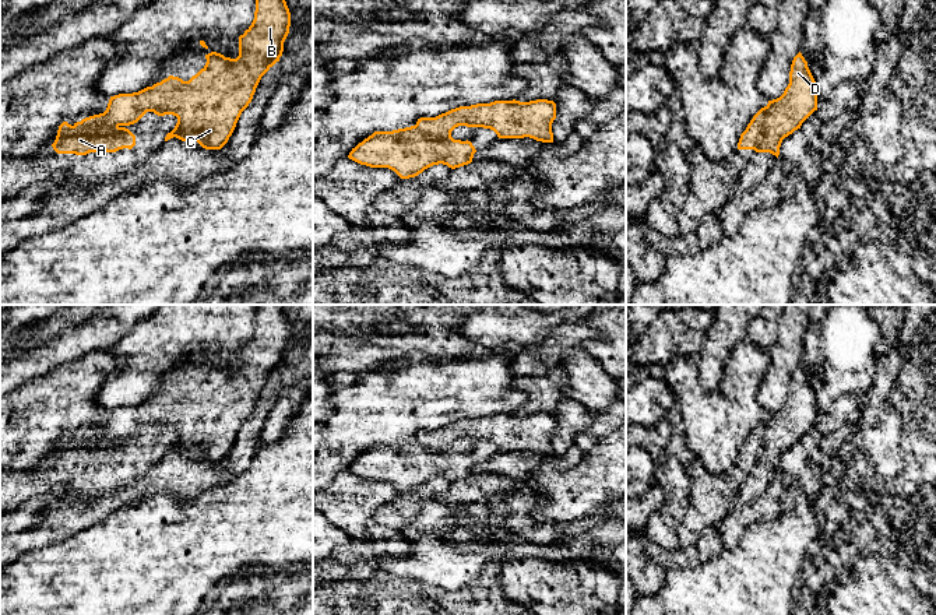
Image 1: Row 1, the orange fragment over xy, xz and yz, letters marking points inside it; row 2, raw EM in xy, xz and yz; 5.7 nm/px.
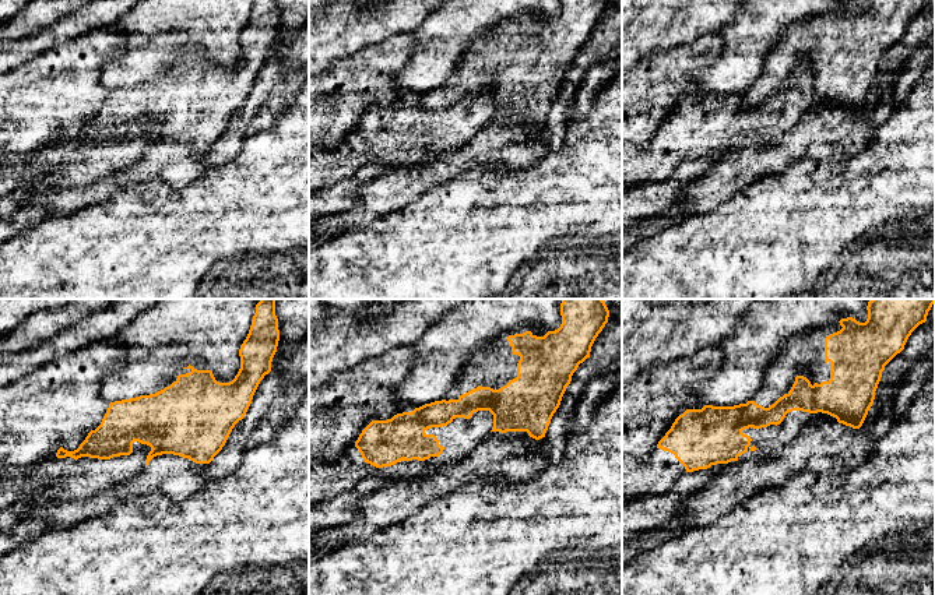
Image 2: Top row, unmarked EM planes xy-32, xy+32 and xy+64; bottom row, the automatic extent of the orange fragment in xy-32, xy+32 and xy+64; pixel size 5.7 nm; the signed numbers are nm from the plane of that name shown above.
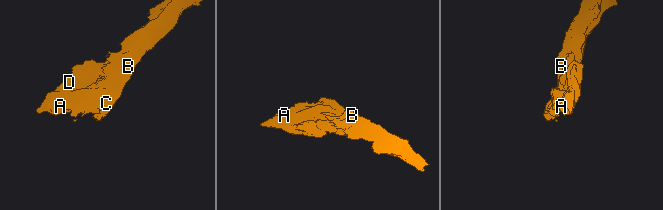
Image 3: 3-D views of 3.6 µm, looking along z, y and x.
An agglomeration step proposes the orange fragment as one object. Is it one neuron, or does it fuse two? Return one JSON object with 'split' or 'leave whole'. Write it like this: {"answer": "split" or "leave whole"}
{"answer": "split"}

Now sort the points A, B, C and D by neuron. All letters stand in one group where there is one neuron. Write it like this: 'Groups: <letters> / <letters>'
Groups: A D / B C

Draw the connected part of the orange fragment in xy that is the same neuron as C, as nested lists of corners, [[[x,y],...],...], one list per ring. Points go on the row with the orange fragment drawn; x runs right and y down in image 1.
[[[256,0],[254,20],[239,36],[236,59],[211,52],[205,55],[205,66],[189,81],[169,75],[138,92],[110,96],[105,115],[113,126],[117,143],[105,151],[131,150],[136,145],[136,136],[127,127],[137,123],[147,112],[177,117],[175,129],[166,134],[165,141],[173,137],[182,141],[196,140],[205,150],[221,150],[232,136],[242,112],[251,102],[261,77],[279,62],[289,27],[291,13],[285,0]]]

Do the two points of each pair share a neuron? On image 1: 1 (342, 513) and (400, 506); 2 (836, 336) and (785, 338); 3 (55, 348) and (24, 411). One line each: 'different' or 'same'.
1: different
2: different
3: different

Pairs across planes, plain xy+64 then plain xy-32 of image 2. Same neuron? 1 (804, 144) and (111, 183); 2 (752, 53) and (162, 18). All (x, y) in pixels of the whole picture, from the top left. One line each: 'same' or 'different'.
1: same
2: same

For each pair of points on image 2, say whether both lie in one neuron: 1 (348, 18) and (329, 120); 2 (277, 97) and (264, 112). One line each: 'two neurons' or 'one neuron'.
1: two neurons
2: one neuron

